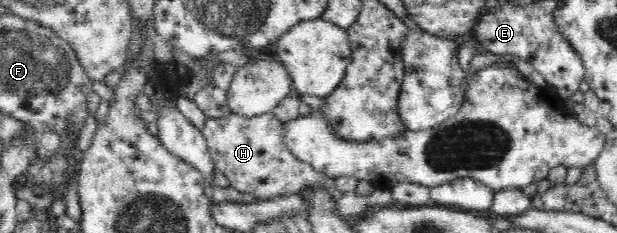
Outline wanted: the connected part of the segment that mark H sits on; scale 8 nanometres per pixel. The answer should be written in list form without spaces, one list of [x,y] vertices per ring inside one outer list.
[[[273,112],[247,118],[237,114],[223,117],[206,117],[201,131],[206,137],[211,161],[229,180],[229,186],[249,193],[258,200],[278,198],[279,195],[304,194],[313,197],[317,190],[336,198],[336,178],[315,171],[311,165],[297,160],[281,142],[280,119]]]

